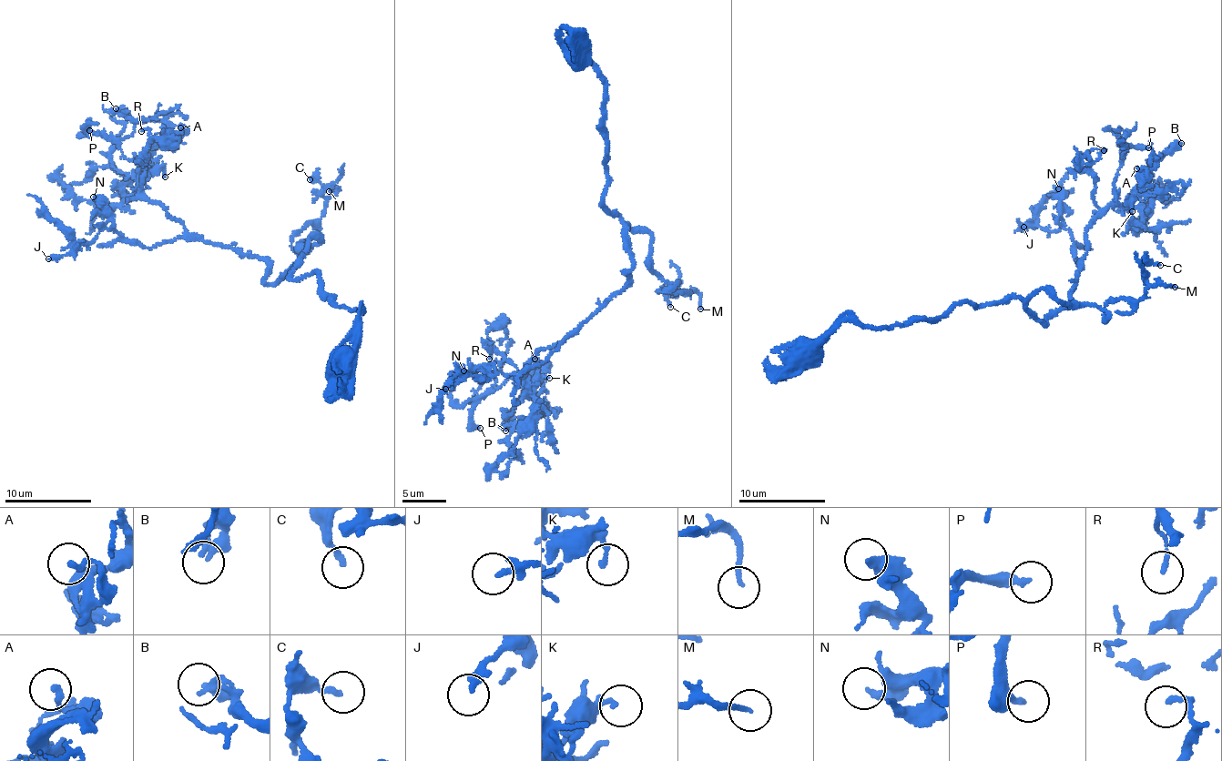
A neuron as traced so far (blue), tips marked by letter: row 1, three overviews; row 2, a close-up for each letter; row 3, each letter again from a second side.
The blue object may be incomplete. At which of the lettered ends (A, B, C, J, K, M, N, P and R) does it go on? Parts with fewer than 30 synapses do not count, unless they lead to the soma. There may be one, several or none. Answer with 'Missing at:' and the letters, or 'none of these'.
Missing at: none of these

